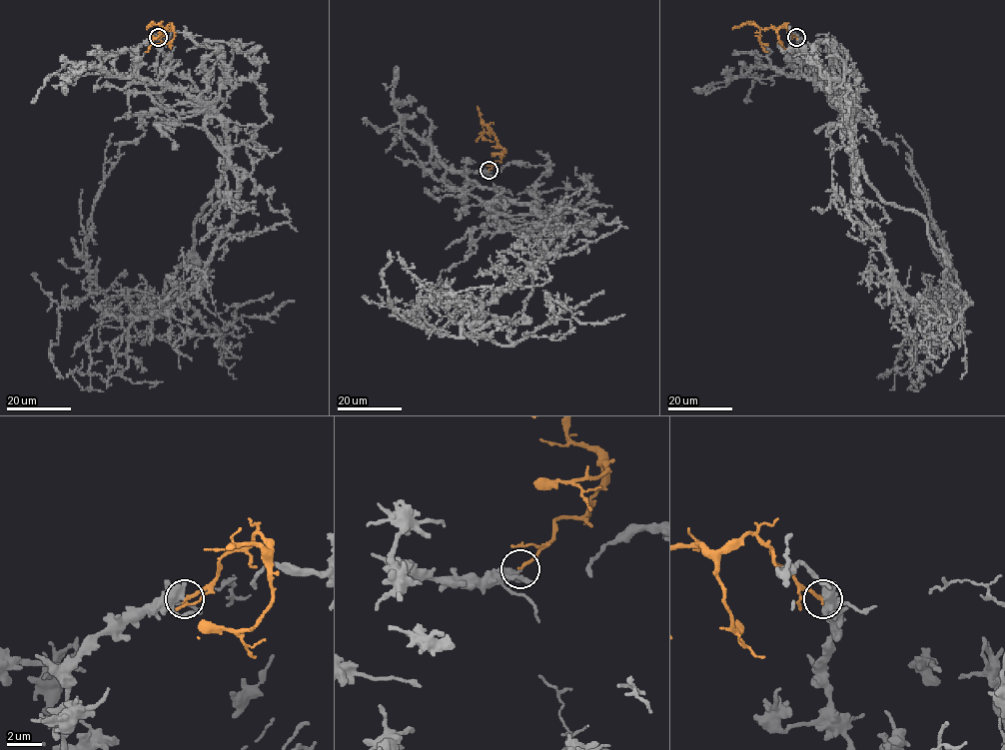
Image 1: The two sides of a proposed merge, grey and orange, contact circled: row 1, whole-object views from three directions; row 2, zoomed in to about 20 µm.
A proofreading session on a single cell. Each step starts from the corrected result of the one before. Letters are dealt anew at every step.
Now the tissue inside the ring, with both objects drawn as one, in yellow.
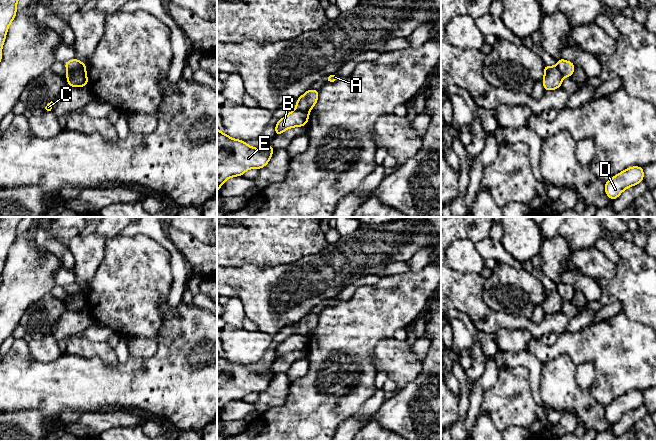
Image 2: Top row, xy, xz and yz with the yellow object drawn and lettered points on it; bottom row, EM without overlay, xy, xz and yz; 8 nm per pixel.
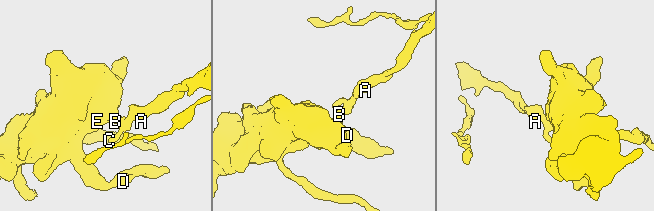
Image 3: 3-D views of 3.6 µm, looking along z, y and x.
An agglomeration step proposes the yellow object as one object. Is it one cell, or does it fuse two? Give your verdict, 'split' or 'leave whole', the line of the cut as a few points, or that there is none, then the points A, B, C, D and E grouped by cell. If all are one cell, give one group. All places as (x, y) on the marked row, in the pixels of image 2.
split; cut in xy along (85, 64), (81, 69), (67, 74); A C / B D E

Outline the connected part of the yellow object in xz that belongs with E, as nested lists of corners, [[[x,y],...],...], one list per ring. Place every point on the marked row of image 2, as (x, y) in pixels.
[[[217,127],[217,192],[227,179],[266,166],[274,151],[271,144],[264,149],[251,147],[245,141],[221,133]]]

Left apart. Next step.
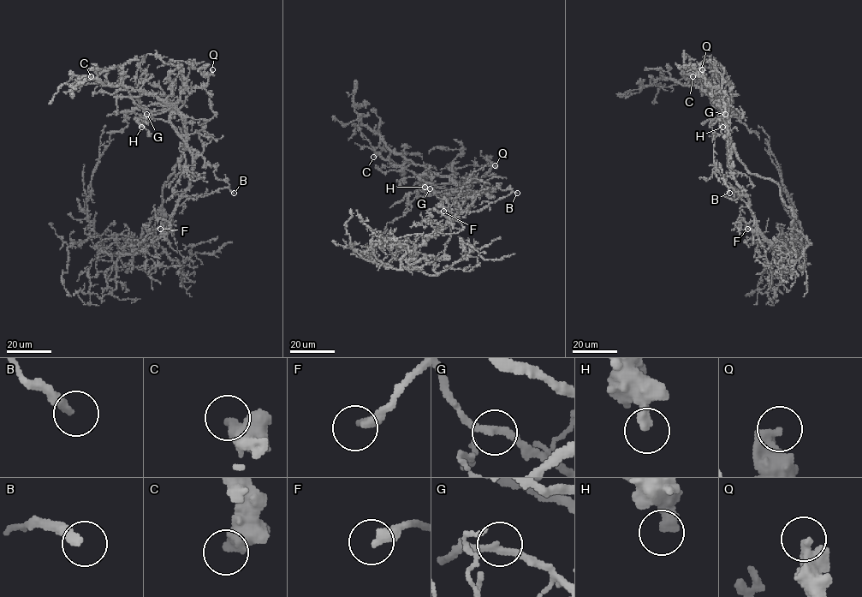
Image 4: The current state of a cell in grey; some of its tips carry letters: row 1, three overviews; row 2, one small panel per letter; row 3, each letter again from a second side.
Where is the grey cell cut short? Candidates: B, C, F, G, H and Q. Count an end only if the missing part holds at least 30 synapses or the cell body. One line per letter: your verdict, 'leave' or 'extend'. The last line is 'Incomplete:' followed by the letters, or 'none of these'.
B: leave
C: leave
F: extend
G: leave
H: leave
Q: leave
Incomplete: F

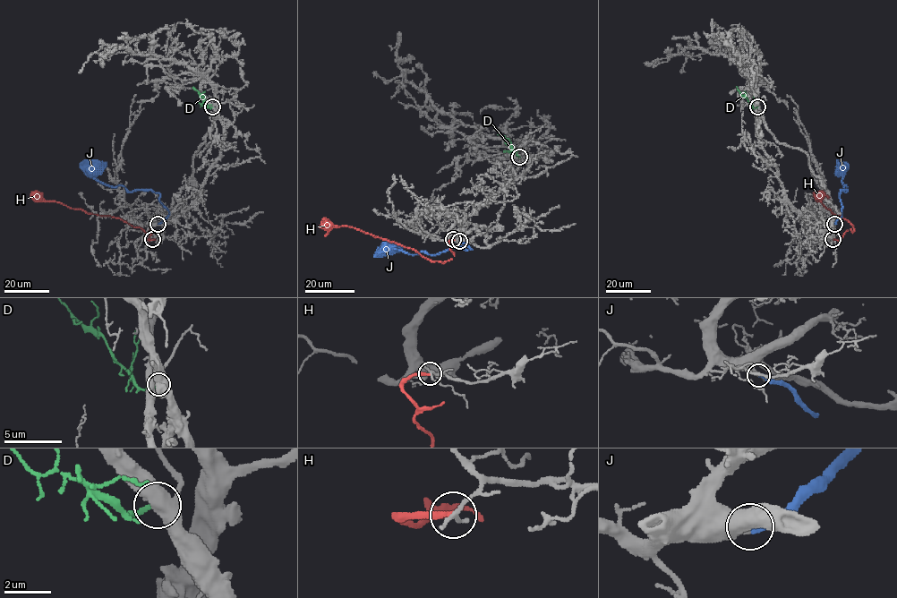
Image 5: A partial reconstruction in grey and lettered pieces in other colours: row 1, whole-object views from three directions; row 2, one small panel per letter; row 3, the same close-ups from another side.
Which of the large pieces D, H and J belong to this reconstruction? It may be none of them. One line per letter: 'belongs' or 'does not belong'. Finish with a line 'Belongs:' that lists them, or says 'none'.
D: does not belong
H: does not belong
J: belongs
Belongs: J

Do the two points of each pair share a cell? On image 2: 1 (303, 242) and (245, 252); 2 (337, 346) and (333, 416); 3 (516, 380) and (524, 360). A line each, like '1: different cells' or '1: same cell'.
1: same cell
2: same cell
3: different cells

